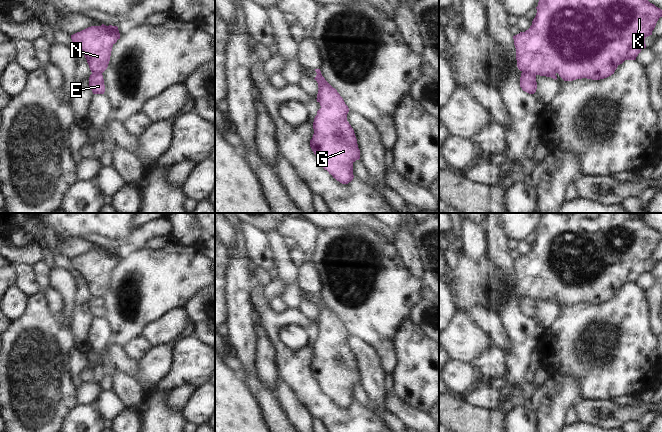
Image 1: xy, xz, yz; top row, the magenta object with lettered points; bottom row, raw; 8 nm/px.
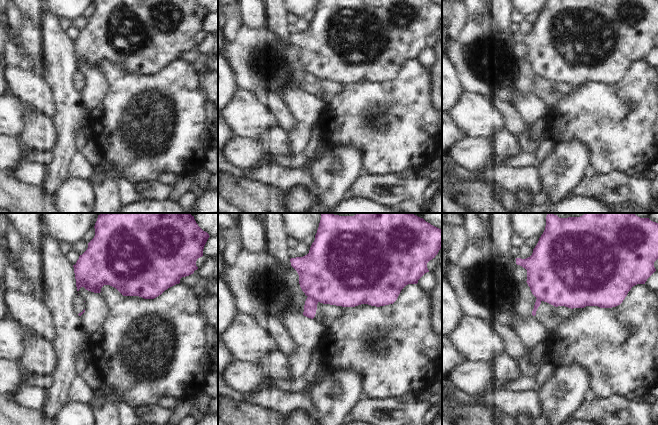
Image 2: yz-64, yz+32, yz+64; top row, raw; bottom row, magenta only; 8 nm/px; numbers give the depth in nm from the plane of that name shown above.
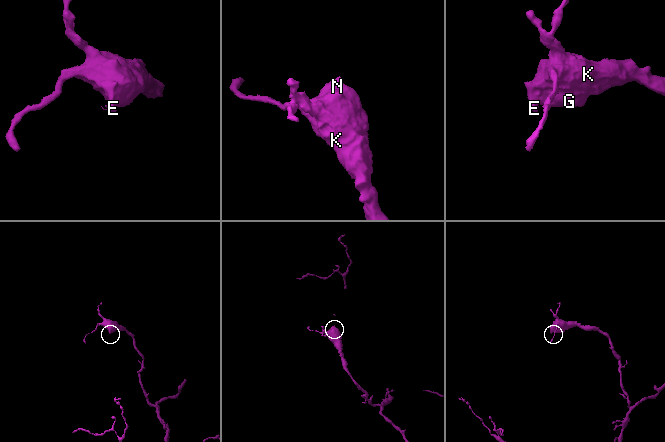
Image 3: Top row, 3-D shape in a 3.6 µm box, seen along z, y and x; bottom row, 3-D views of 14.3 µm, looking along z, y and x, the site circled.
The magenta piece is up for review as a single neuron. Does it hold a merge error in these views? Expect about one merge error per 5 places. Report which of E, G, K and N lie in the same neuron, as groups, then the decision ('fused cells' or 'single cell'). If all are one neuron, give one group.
groups E / G K N; fused cells

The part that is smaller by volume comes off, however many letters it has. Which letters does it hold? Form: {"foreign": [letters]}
{"foreign": ["E"]}

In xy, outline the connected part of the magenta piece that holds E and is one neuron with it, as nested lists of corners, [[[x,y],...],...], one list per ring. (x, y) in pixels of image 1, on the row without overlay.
[[[93,297],[89,301],[89,312],[93,318],[104,318],[105,309],[102,297]]]

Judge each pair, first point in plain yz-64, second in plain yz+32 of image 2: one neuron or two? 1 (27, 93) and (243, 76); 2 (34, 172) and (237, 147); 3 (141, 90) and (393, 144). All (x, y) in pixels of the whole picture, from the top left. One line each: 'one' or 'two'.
1: two
2: two
3: one

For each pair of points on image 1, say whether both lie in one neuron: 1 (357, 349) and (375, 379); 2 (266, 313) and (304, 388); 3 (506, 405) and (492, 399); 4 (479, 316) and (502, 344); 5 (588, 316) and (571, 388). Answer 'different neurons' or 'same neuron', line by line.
1: same neuron
2: same neuron
3: same neuron
4: same neuron
5: different neurons

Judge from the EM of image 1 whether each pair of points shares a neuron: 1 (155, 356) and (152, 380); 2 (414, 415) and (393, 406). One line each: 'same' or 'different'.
1: same
2: same

